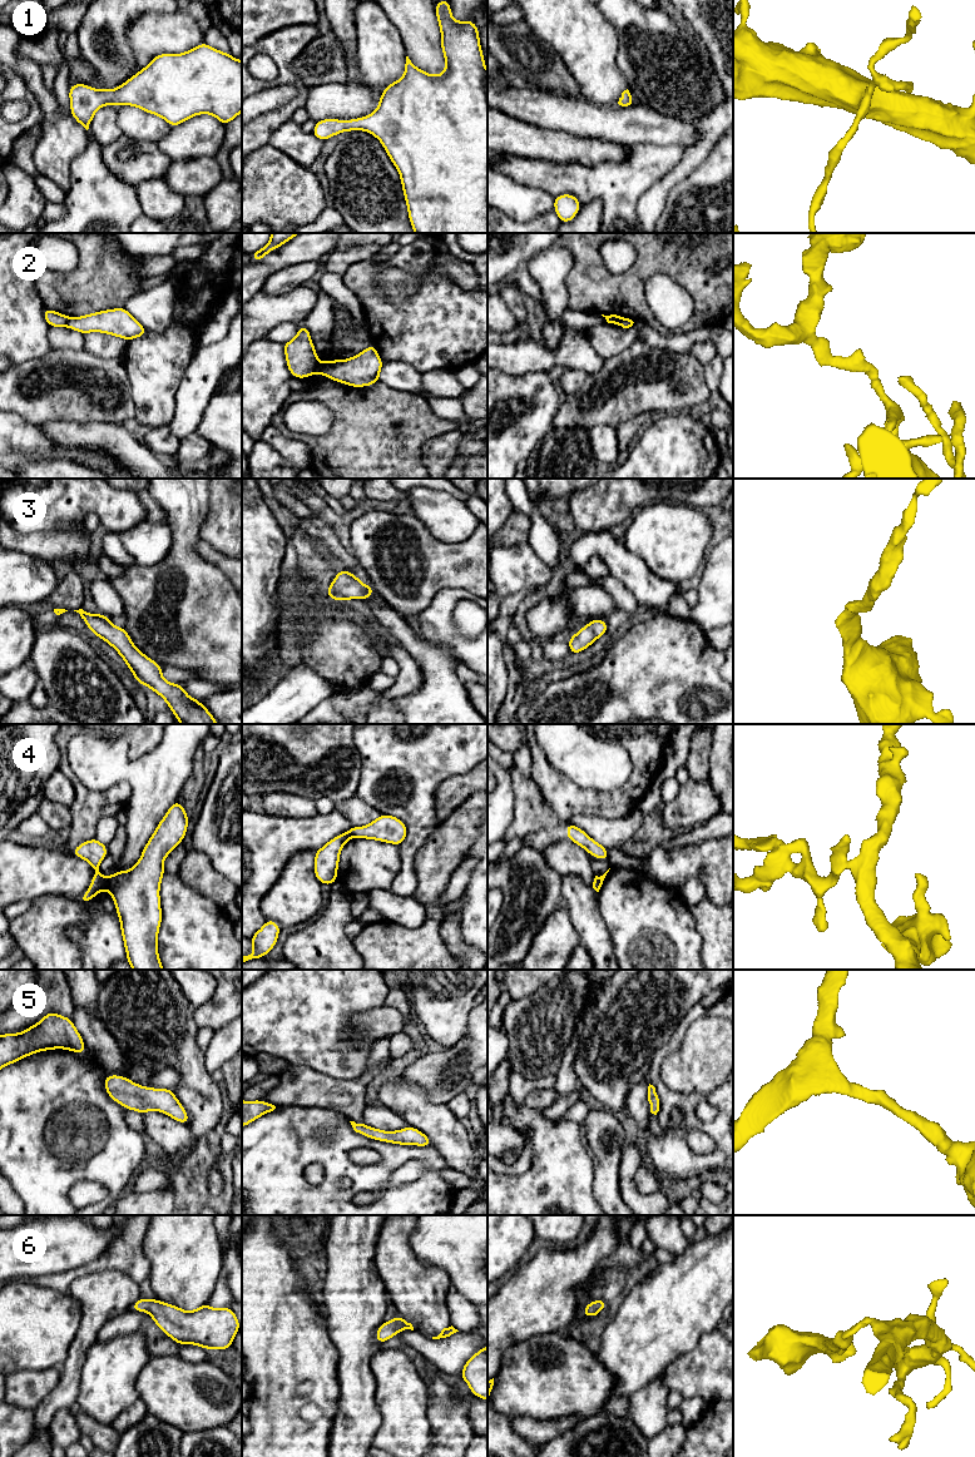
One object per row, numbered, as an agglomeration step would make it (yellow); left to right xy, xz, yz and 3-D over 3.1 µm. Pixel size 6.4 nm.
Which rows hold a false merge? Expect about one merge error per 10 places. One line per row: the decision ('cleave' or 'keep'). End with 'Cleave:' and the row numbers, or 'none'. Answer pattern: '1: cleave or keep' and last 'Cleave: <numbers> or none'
1: keep
2: cleave
3: keep
4: cleave
5: keep
6: keep
Cleave: 2, 4

